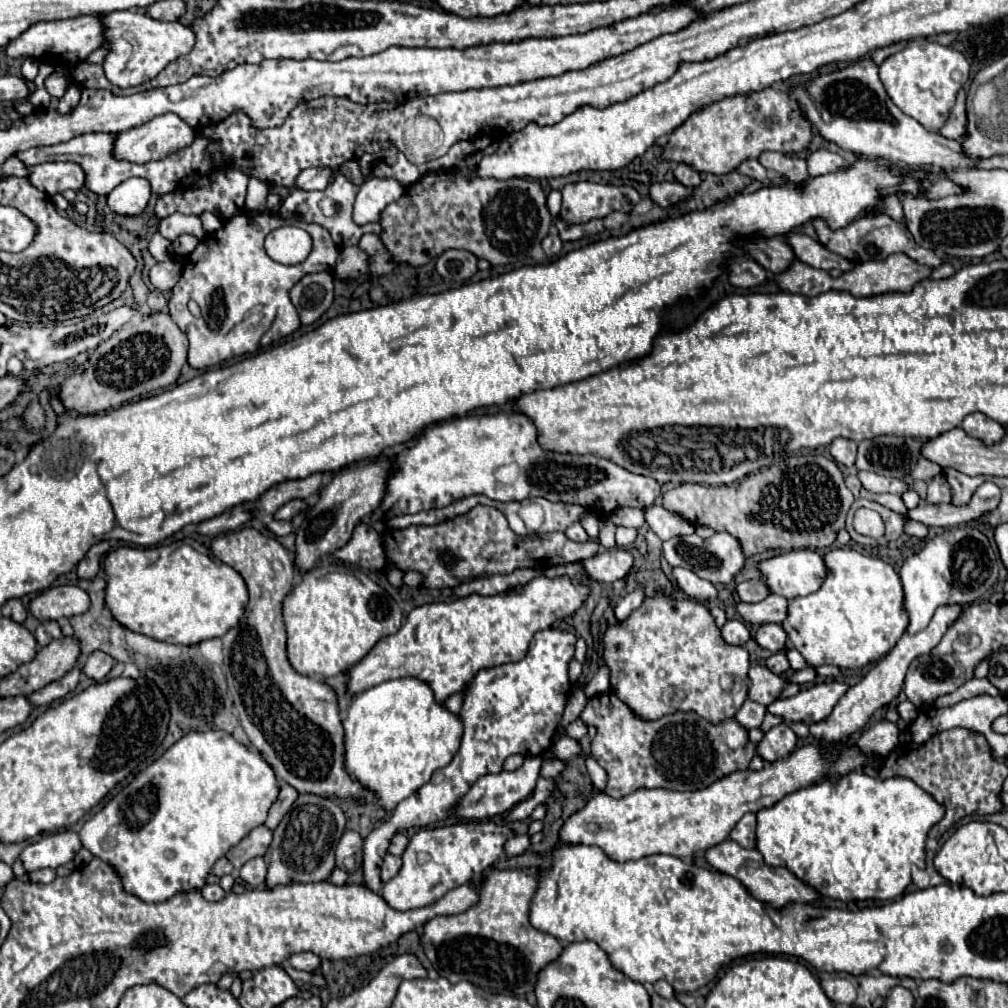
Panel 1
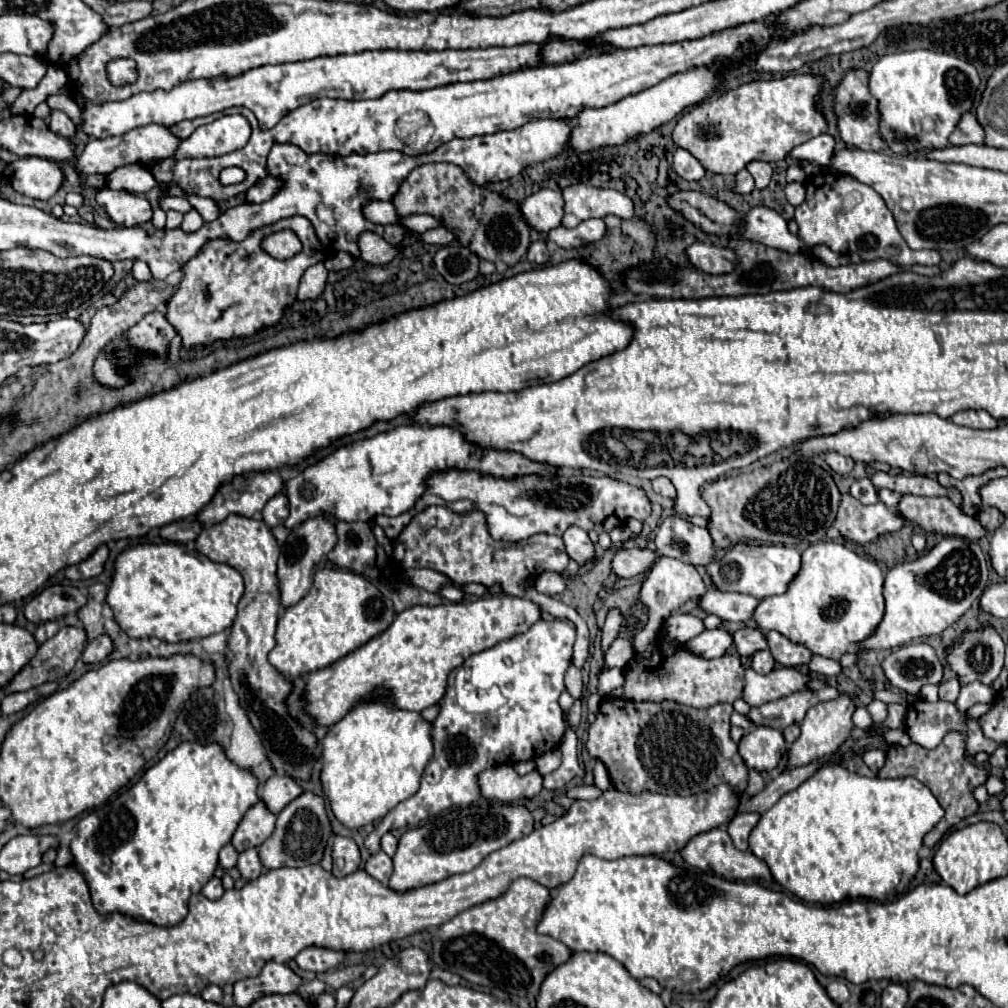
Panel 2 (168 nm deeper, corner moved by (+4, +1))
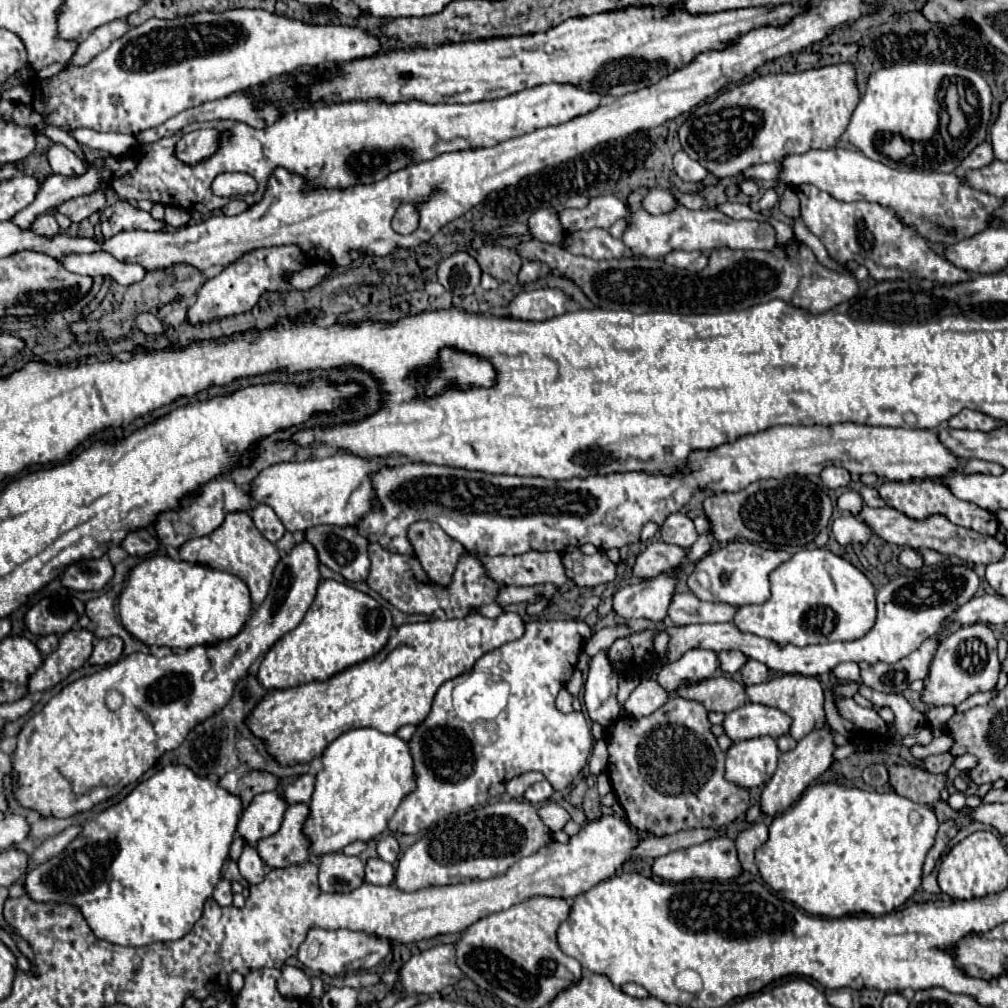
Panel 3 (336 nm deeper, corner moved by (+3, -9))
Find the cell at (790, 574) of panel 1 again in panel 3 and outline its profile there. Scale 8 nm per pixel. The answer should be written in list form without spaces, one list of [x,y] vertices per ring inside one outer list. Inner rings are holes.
[[[730,542],[728,546],[706,554],[696,570],[688,578],[688,588],[708,602],[726,602],[732,606],[746,604],[764,604],[770,600],[770,574],[784,562],[790,560],[790,554],[784,550],[764,550],[750,542]]]

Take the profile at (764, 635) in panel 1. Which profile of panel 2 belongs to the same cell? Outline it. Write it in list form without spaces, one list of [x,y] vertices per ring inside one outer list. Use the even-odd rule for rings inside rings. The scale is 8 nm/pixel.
[[[741,628],[733,632],[733,646],[739,656],[753,656],[759,650],[767,648],[767,642],[763,634],[757,628]]]

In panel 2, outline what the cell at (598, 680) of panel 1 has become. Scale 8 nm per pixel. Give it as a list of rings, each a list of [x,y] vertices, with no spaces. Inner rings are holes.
[[[617,638],[605,654],[605,664],[611,668],[625,668],[627,662],[633,658],[633,654],[635,654],[635,650],[633,650],[631,640]]]

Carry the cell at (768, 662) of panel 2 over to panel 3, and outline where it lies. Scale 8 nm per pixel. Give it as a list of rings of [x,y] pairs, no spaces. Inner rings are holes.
[[[748,660],[742,668],[742,678],[744,684],[762,684],[770,676],[770,670],[766,664],[760,664],[758,660]]]

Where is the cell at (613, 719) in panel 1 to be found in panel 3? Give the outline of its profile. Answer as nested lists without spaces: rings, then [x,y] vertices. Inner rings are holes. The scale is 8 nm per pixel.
[[[672,696],[662,708],[636,720],[636,724],[626,716],[616,718],[608,726],[608,764],[614,794],[624,808],[628,822],[640,832],[664,836],[698,826],[726,826],[748,810],[748,790],[724,778],[726,752],[720,750],[718,740],[712,734],[708,710],[700,702]]]

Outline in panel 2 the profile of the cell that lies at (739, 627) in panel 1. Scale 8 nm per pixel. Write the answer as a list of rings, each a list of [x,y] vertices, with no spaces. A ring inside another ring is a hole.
[[[725,628],[705,630],[699,636],[685,642],[685,646],[687,646],[687,650],[691,650],[691,654],[697,654],[707,660],[723,656],[727,652],[727,648],[731,648],[731,644],[733,644],[731,634]]]

